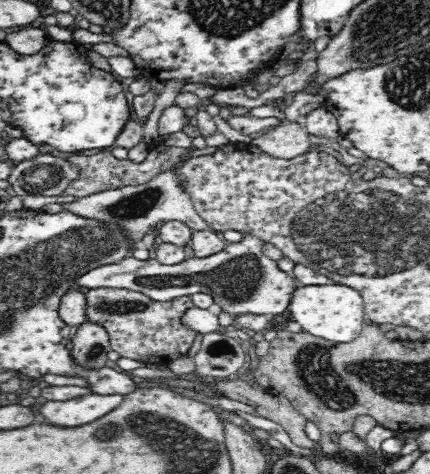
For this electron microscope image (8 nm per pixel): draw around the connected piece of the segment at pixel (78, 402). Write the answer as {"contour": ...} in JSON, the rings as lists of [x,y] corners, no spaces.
{"contour":[[[84,394],[71,400],[48,401],[40,408],[52,424],[58,426],[78,426],[88,424],[100,416],[104,416],[108,410],[116,409],[123,402],[120,394]]]}

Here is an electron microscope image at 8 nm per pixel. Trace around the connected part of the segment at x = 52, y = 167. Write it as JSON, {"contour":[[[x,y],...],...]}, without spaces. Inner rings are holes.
{"contour":[[[40,155],[32,160],[24,160],[14,165],[9,180],[16,194],[26,196],[62,196],[62,192],[76,177],[80,171],[78,166],[68,165],[64,158],[54,157],[52,155]]]}

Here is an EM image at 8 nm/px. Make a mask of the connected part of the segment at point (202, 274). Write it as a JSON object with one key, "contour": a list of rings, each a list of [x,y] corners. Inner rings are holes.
{"contour":[[[244,234],[240,241],[231,243],[224,250],[206,258],[195,256],[179,262],[165,265],[156,259],[137,260],[128,256],[119,262],[106,264],[91,270],[78,278],[77,286],[88,288],[123,288],[139,292],[154,300],[168,302],[173,298],[203,292],[213,296],[214,302],[222,309],[237,315],[252,313],[272,316],[282,314],[292,298],[298,283],[295,278],[278,269],[262,250],[265,242],[252,234]]]}

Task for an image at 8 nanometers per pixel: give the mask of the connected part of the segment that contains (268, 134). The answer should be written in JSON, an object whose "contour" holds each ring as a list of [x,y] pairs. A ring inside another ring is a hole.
{"contour":[[[289,119],[279,121],[280,124],[254,135],[251,144],[276,158],[283,159],[294,158],[308,151],[311,143],[303,122]]]}

